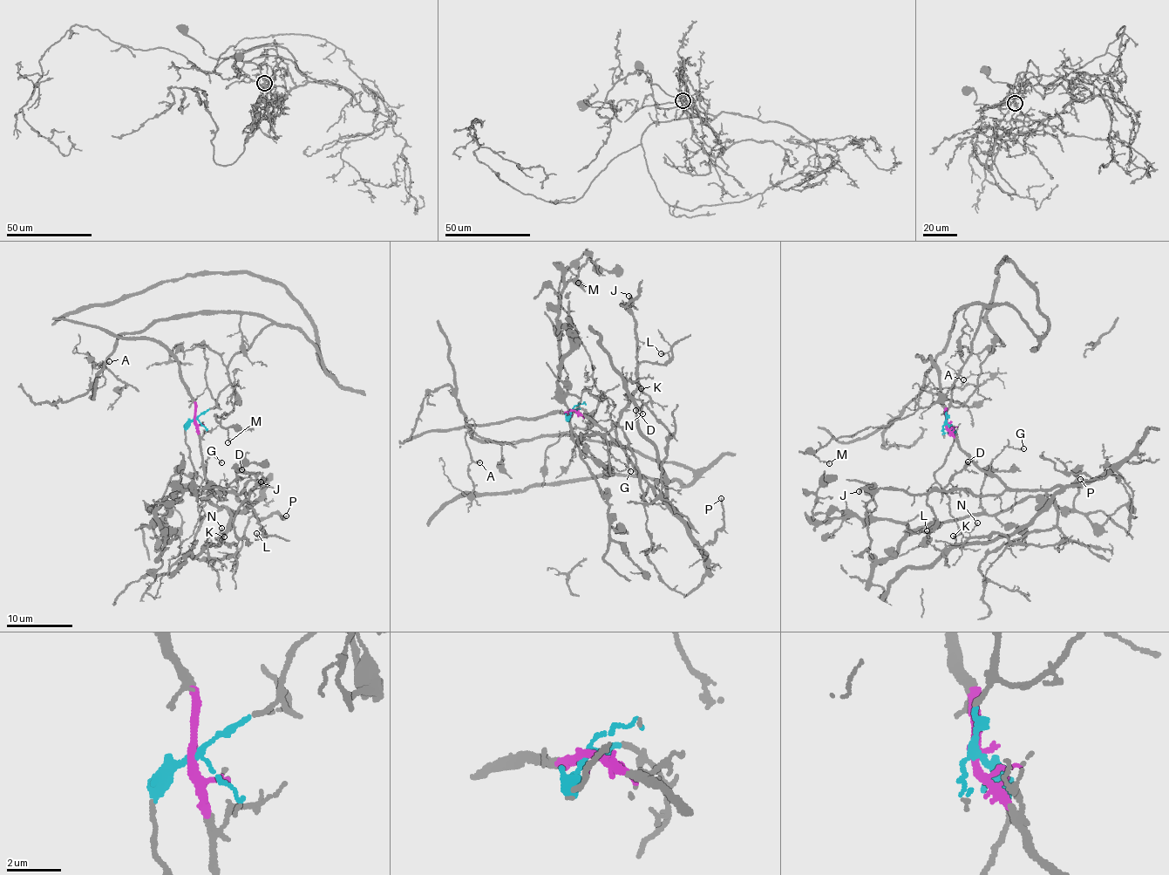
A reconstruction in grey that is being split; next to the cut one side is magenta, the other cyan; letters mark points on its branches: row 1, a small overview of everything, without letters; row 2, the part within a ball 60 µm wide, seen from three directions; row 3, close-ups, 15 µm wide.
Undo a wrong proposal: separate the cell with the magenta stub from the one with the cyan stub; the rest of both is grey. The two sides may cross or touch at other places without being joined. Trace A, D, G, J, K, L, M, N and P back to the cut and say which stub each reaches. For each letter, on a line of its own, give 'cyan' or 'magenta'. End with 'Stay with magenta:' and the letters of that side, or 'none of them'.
A: cyan
D: magenta
G: magenta
J: magenta
K: magenta
L: magenta
M: cyan
N: magenta
P: magenta
Stay with magenta: D, G, J, K, L, N, P

